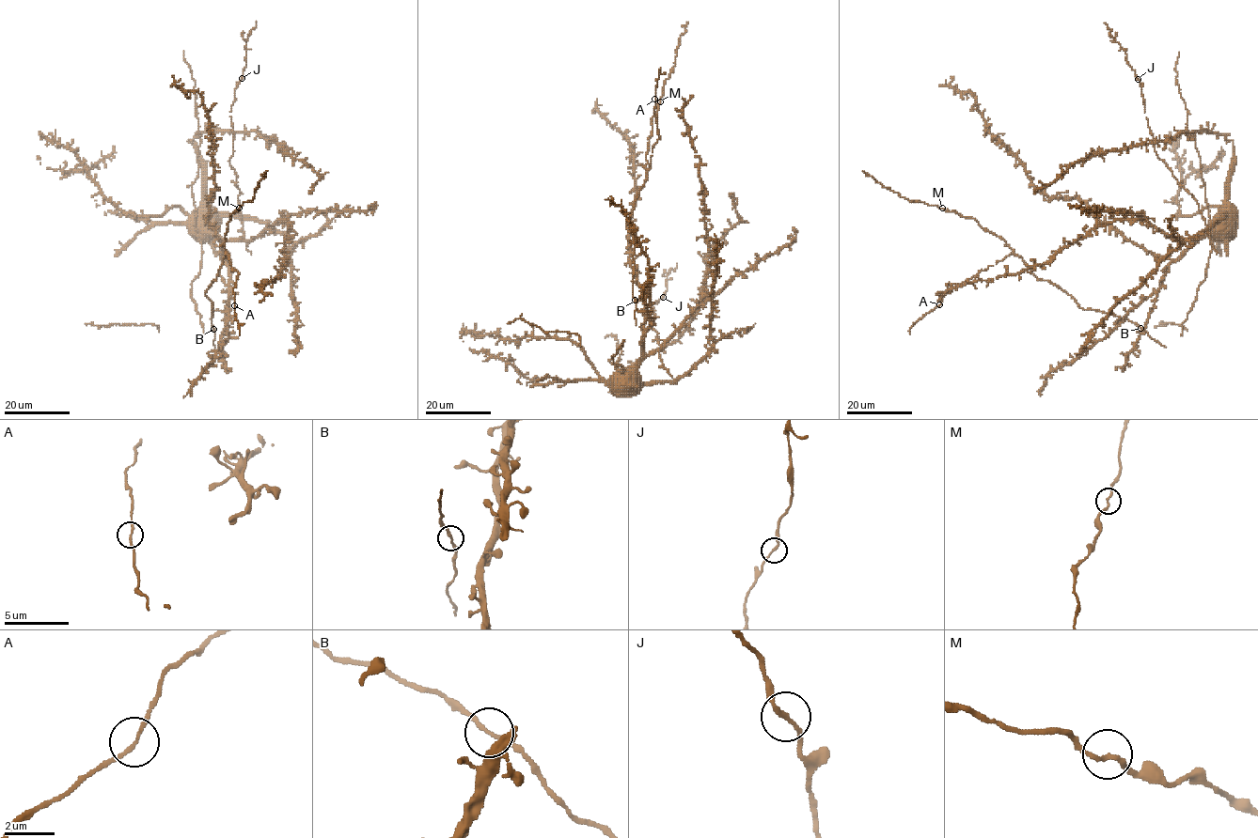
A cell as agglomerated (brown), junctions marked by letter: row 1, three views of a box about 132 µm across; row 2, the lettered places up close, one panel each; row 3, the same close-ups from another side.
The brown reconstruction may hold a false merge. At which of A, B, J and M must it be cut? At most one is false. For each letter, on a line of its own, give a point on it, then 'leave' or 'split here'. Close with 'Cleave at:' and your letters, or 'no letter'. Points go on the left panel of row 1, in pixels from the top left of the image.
A: (234, 305) | leave
B: (213, 329) | leave
J: (242, 78) | leave
M: (239, 208) | leave
Cleave at: no letter

